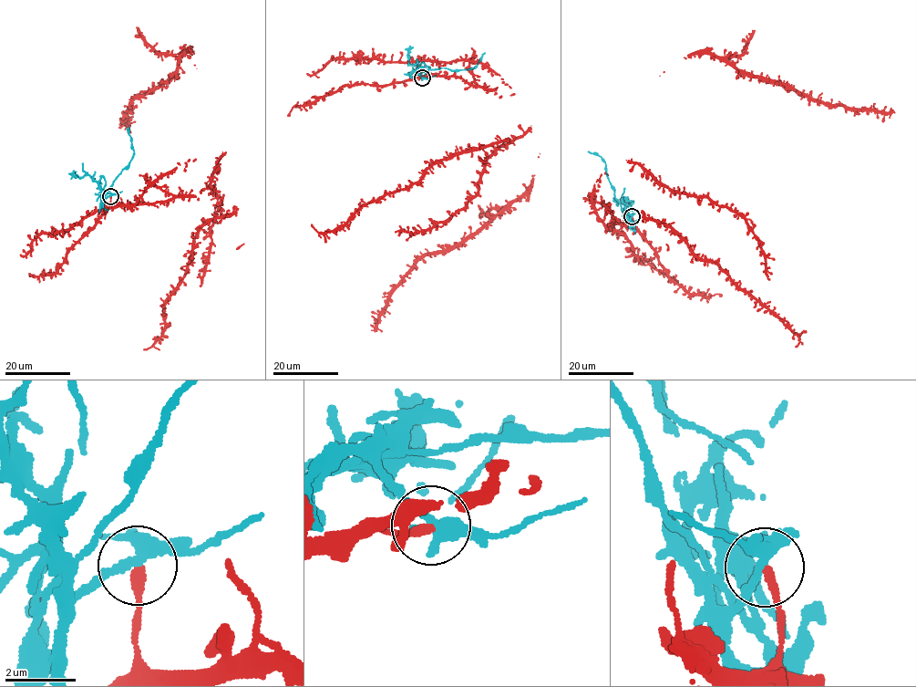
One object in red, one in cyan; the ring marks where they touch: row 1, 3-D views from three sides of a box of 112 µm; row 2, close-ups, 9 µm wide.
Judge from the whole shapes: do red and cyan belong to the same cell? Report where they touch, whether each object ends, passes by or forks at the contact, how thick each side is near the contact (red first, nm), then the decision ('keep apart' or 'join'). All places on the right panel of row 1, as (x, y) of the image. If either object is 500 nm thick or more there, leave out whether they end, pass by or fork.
at (632, 216); red ends there; cyan forks there; 260 nm thick on the red side, 320 nm on the other; keep apart

